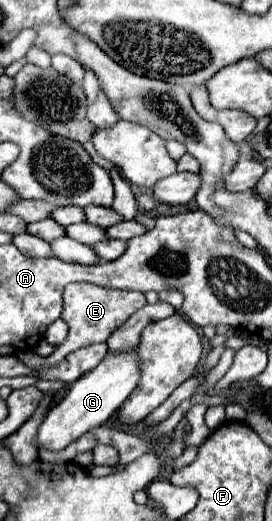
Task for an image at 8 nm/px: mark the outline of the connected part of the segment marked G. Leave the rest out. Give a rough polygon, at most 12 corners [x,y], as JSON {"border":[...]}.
{"border":[[134,350],[108,354],[38,426],[60,452],[102,426],[140,378]]}

